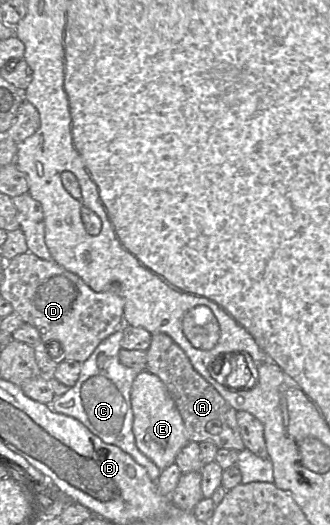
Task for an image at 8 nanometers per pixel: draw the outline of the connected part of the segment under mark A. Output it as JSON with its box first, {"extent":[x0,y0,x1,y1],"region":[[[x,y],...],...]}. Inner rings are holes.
{"extent":[146,333,245,451],"region":[[[164,333],[152,334],[146,354],[146,370],[157,375],[165,384],[181,414],[189,442],[211,441],[218,448],[235,449],[237,451],[245,449],[236,419],[237,411],[194,369],[185,352],[170,336]]]}

